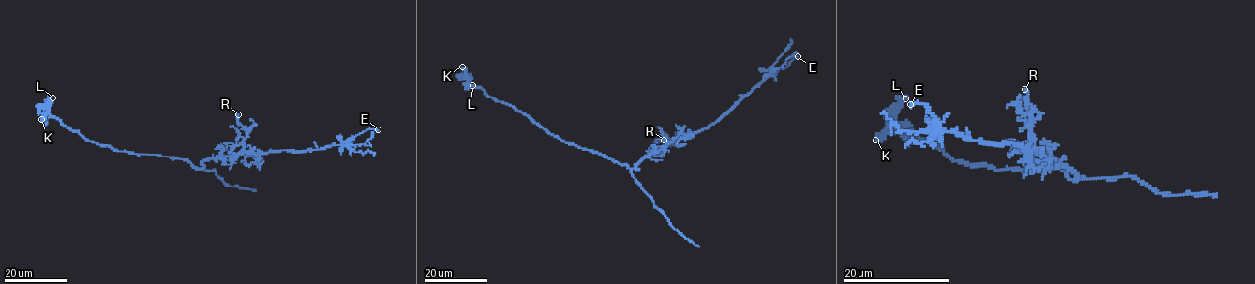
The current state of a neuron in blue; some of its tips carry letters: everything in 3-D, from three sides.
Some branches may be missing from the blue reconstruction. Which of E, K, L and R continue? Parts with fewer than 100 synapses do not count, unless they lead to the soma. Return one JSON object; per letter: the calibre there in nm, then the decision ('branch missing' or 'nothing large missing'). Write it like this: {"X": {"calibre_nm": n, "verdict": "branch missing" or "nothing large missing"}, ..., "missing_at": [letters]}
{"E": {"calibre_nm": 240, "verdict": "nothing large missing"}, "K": {"calibre_nm": 400, "verdict": "nothing large missing"}, "L": {"calibre_nm": 160, "verdict": "nothing large missing"}, "R": {"calibre_nm": 130, "verdict": "nothing large missing"}, "missing_at": []}

